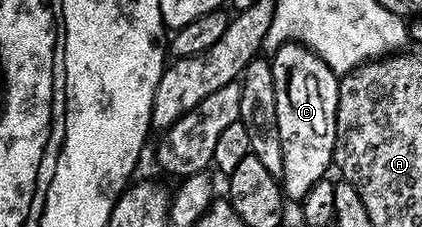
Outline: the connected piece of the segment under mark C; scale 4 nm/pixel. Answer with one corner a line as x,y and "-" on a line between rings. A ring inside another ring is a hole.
294,41
273,50
270,66
276,83
276,123
280,127
280,143
284,151
280,184
289,200
291,197
294,203
301,203
308,191
312,191
312,187
316,187
316,183
332,169
340,77
307,45
298,45

